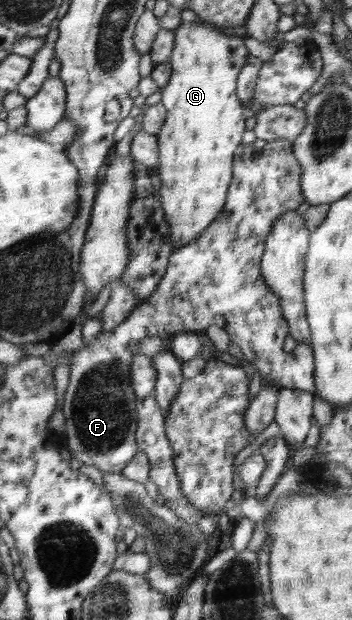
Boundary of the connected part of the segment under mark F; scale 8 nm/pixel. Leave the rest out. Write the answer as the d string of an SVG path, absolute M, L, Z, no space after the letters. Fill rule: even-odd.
M283 140L280 143L267 143L263 148L257 149L253 146L253 144L243 144L241 143L237 150L235 151L235 156L232 162L232 180L230 182L228 188L228 195L223 205L223 209L213 222L201 232L201 235L197 237L197 239L183 245L183 247L177 248L177 250L172 251L171 256L169 257L167 268L163 277L161 277L161 281L157 283L157 287L155 287L155 291L151 294L150 297L147 297L142 304L137 304L134 308L134 311L128 315L128 318L121 322L116 328L112 329L112 332L102 332L98 334L97 340L93 342L93 344L89 344L89 346L84 346L76 351L73 351L73 355L71 355L70 364L69 364L69 381L68 387L66 388L66 393L64 396L64 402L62 403L63 414L65 416L65 431L67 435L66 445L68 445L69 452L73 458L77 460L81 460L83 464L93 465L97 467L99 470L104 472L119 472L125 468L125 465L129 463L135 455L138 454L138 445L136 442L136 426L138 425L138 414L136 413L136 403L139 401L137 397L135 397L135 391L133 391L132 385L132 363L133 356L139 355L139 346L144 341L153 341L157 340L157 337L161 333L166 333L168 336L173 337L179 333L188 333L194 331L205 330L211 325L215 325L223 328L225 332L229 335L230 343L237 344L243 355L245 355L246 366L253 369L258 369L259 373L261 373L262 386L266 384L266 382L272 382L272 384L277 384L281 388L298 388L299 390L307 391L313 394L315 390L314 386L314 351L311 346L310 340L302 341L301 343L297 343L295 349L291 353L287 353L283 351L284 341L289 336L289 326L286 321L283 319L283 312L281 309L281 297L275 293L275 291L271 291L269 289L269 285L265 283L265 279L261 276L260 270L260 262L261 257L263 256L263 251L265 248L265 241L267 240L267 235L271 230L273 223L275 223L275 219L281 216L281 214L295 210L298 206L301 206L305 202L305 195L301 193L301 165L299 161L293 156L292 153L292 143L289 140Z

